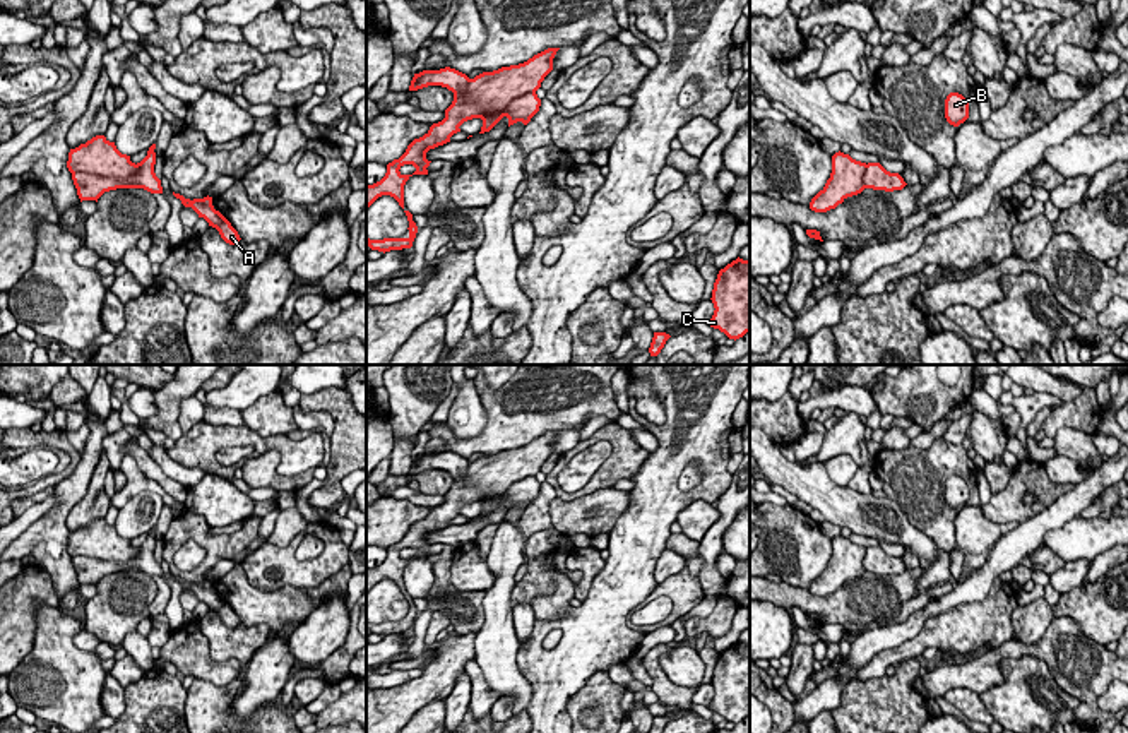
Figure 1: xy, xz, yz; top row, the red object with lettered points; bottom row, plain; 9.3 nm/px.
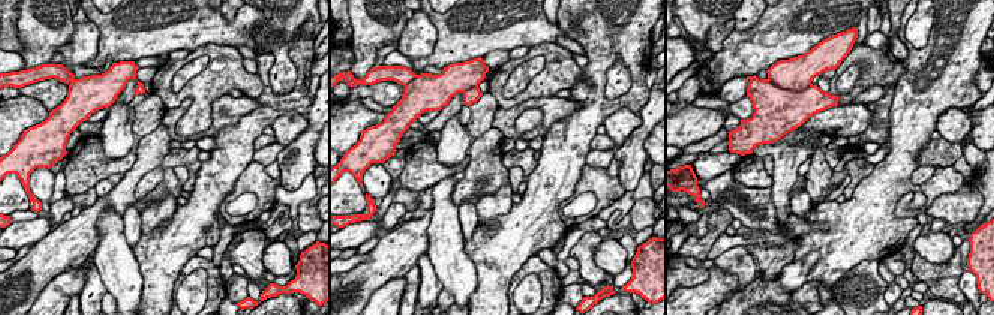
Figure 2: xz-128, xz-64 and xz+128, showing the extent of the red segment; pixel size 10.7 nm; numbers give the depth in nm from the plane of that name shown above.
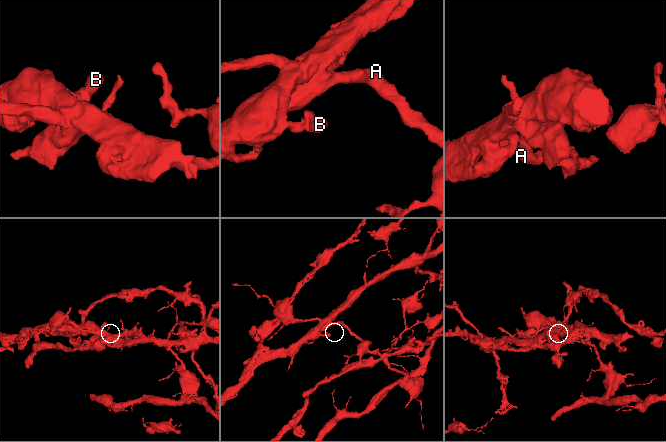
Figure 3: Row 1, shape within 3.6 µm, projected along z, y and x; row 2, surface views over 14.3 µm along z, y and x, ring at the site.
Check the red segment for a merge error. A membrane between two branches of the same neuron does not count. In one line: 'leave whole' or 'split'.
split

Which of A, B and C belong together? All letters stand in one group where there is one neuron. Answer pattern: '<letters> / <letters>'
A C / B

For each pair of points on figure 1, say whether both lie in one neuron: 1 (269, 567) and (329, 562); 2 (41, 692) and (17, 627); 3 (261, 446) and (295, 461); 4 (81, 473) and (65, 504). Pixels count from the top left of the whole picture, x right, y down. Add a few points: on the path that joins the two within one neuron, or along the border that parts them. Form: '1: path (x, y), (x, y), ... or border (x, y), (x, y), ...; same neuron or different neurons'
1: path (284, 569), (314, 569); same neuron
2: border (36, 613), (35, 644), (17, 665); different neurons
3: path (269, 444), (279, 444), (288, 452); same neuron
4: path (77, 480), (65, 497); same neuron

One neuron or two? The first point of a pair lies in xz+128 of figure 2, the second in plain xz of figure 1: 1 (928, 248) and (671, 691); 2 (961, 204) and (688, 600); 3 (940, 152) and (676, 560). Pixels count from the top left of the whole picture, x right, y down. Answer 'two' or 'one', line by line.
1: two
2: two
3: two

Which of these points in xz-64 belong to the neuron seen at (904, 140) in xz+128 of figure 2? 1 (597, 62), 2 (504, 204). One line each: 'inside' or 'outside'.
1: inside
2: outside

